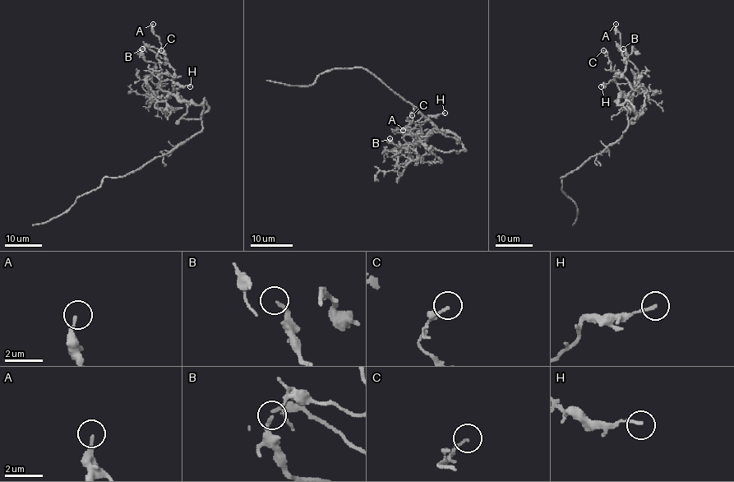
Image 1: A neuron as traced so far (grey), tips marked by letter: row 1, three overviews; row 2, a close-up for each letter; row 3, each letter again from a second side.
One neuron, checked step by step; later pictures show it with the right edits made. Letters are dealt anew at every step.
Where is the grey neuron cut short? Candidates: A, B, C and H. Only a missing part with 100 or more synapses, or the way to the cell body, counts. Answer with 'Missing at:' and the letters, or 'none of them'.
Missing at: none of them

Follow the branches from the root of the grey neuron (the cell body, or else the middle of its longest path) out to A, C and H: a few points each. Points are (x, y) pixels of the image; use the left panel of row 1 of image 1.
A: (200, 131), (202, 105), (175, 95), (152, 95), (149, 80), (171, 93), (174, 75), (152, 31), (153, 24)
C: (200, 131), (203, 106), (164, 91), (153, 74), (160, 69), (156, 55), (161, 50)
H: (200, 131), (203, 106), (179, 101), (164, 91), (159, 84), (171, 80), (177, 85), (190, 86)

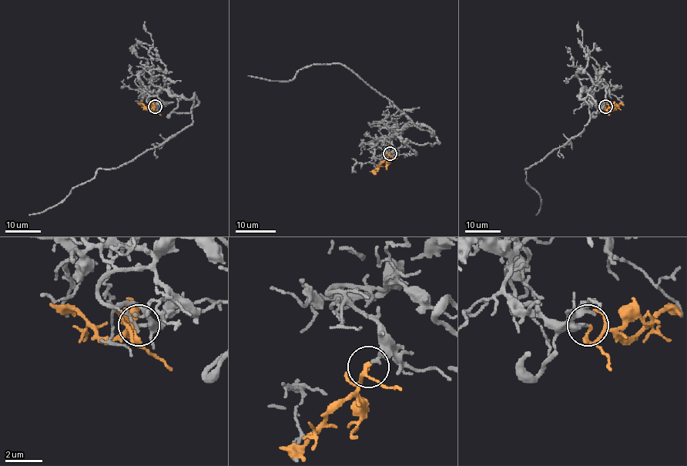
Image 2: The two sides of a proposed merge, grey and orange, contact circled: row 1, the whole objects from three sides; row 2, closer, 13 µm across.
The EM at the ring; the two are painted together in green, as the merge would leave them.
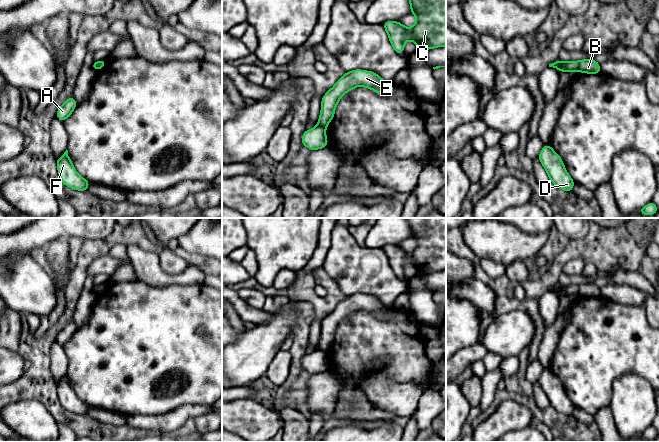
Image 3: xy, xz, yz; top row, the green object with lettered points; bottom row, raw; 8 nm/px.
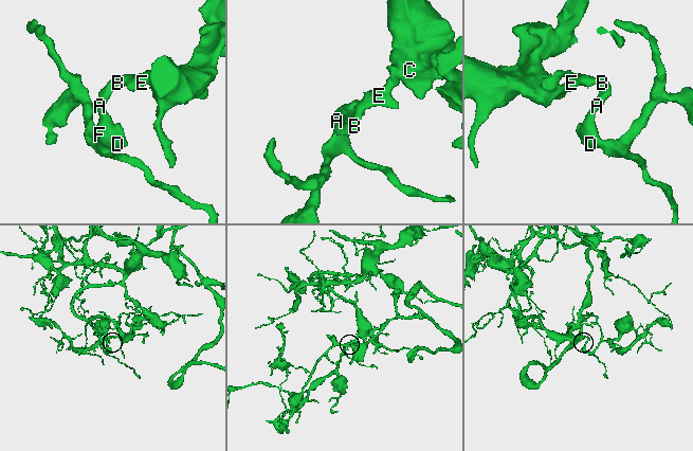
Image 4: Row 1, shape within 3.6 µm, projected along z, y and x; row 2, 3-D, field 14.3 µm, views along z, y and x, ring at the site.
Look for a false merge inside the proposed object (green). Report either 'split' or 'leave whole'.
split

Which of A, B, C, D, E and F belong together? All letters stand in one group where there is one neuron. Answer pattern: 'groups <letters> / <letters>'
groups A B D F / C E

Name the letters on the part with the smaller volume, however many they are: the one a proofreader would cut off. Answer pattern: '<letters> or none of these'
A, B, D, F

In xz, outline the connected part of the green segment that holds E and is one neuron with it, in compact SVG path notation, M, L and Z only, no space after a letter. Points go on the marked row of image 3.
M361 69L348 71L323 95L318 125L326 128L334 117L335 108L340 98L358 86L372 89L376 93L384 96L389 96L394 92L392 83L384 81L375 72Z

